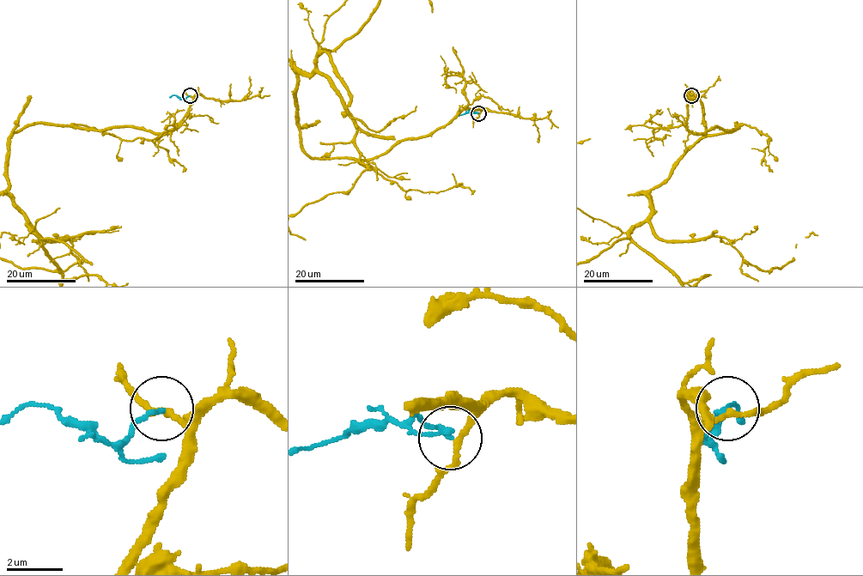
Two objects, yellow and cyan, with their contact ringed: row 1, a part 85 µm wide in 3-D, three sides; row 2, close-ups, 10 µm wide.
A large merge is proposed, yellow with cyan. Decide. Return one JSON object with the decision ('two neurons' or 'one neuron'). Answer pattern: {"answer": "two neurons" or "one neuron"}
{"answer": "one neuron"}

